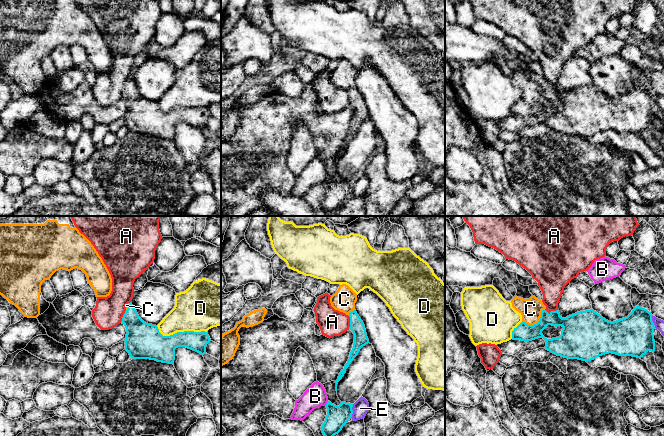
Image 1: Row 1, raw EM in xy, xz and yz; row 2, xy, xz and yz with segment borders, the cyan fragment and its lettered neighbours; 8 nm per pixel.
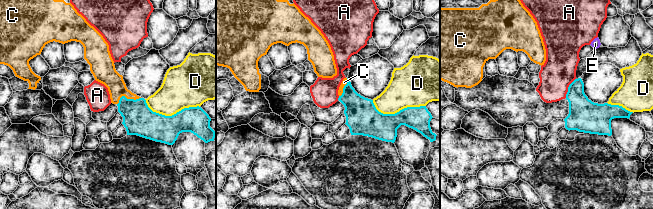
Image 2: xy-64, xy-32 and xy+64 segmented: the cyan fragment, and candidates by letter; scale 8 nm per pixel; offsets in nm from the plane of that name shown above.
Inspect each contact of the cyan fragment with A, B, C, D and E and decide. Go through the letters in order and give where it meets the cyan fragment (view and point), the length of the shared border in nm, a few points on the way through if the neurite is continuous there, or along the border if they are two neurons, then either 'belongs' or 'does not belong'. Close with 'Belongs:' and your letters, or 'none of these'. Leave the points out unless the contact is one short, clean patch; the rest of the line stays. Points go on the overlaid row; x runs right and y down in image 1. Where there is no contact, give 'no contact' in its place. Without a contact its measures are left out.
A: meets cyan in xz at (350, 322); contact 110 nm long; border along xz (347, 315), (349, 317), (349, 328); does not belong
B: meets cyan in xz at (327, 403); contact 50 nm long; does not belong
C: meets cyan in yz at (537, 323); contact 220 nm long; runs through yz (523, 332), (537, 323), (530, 309); belongs
D: meets cyan in xy at (180, 332); contact 420 nm long; does not belong
E: meets cyan in xz at (352, 411); contact 110 nm long; border along xz (353, 404), (350, 417); does not belong
Belongs: C

